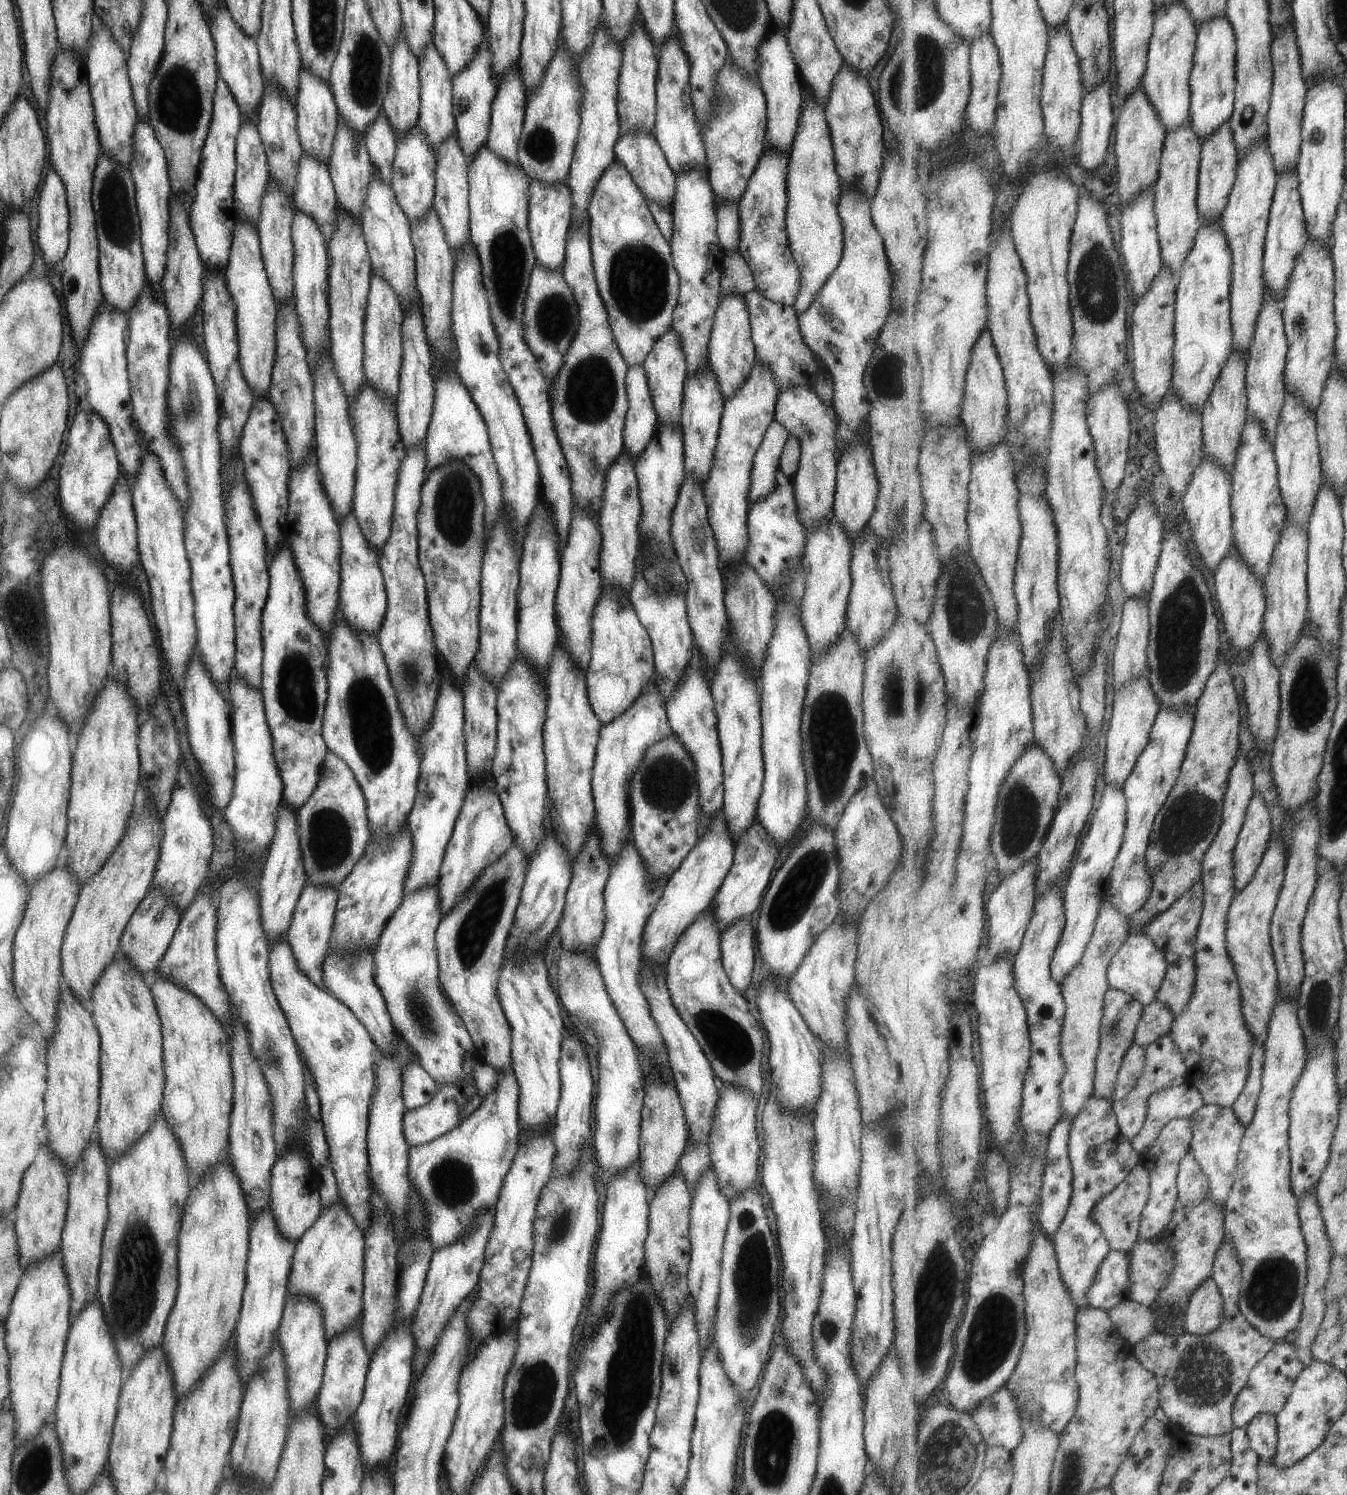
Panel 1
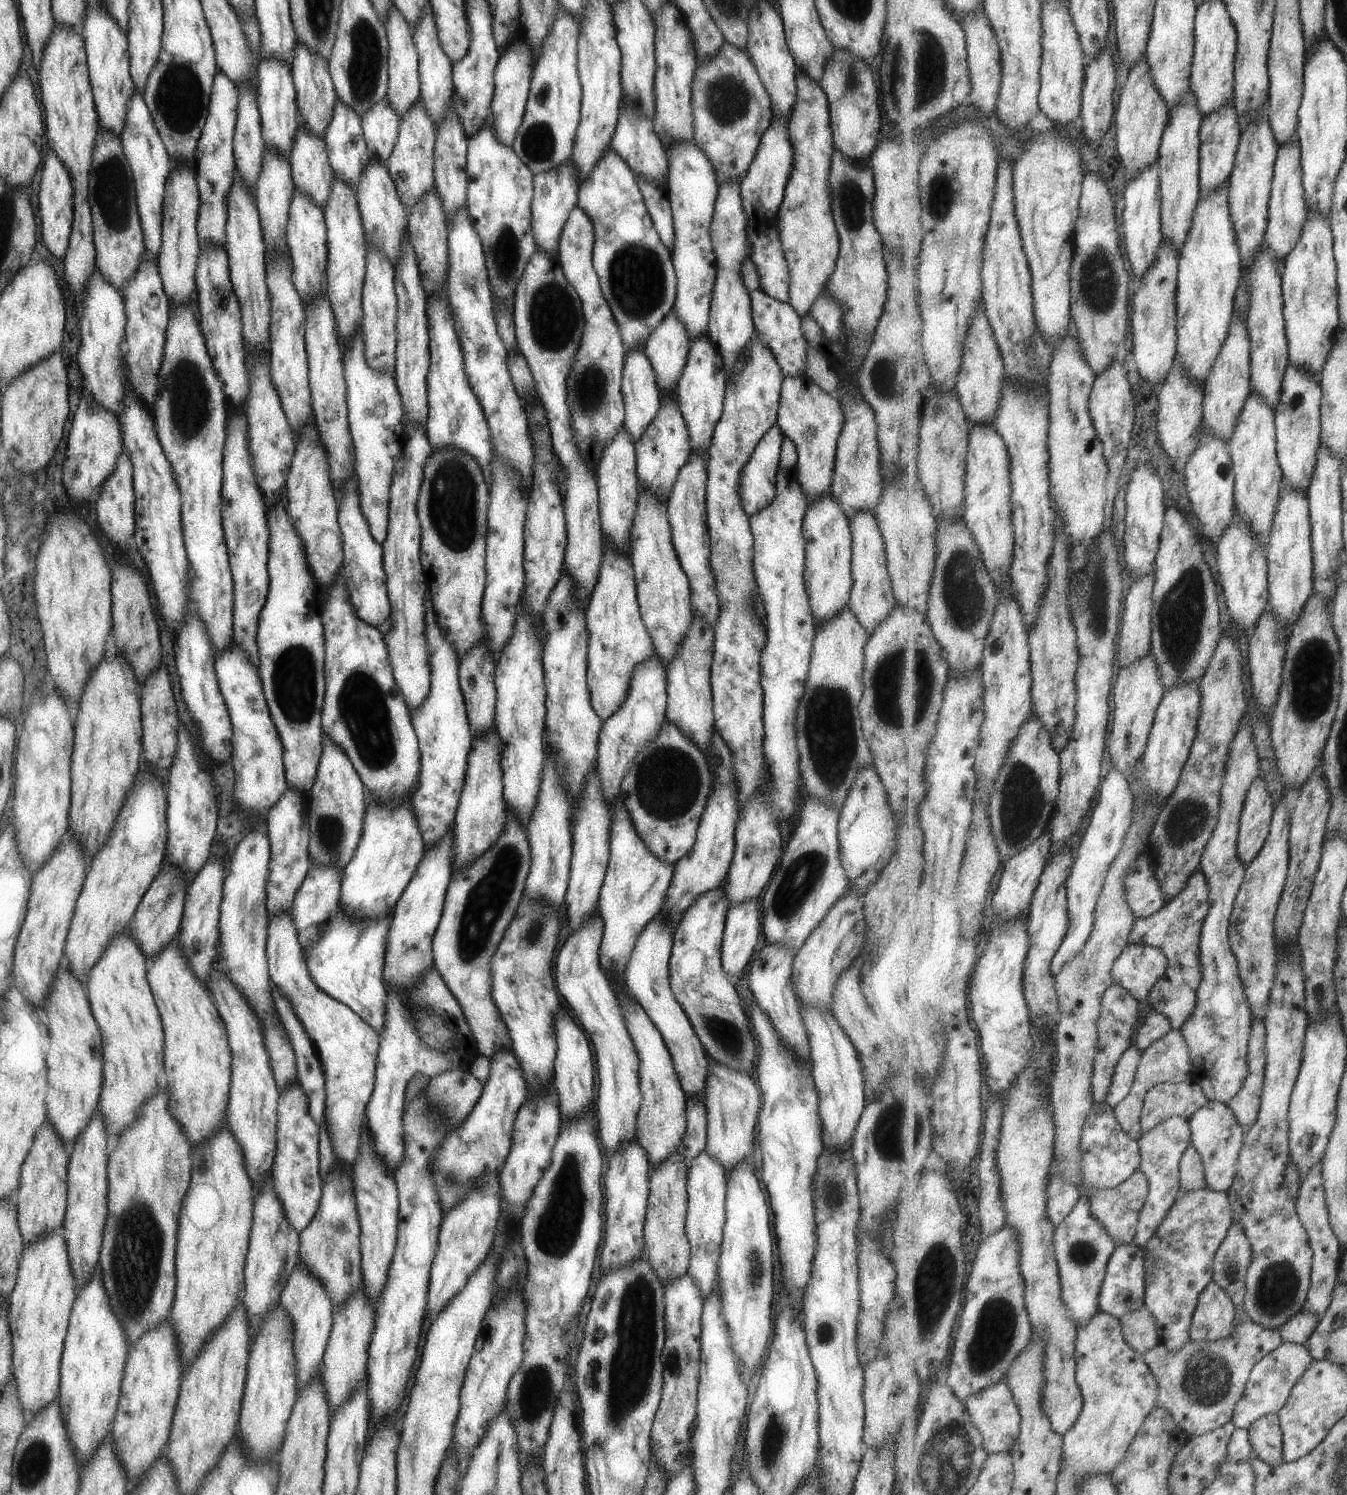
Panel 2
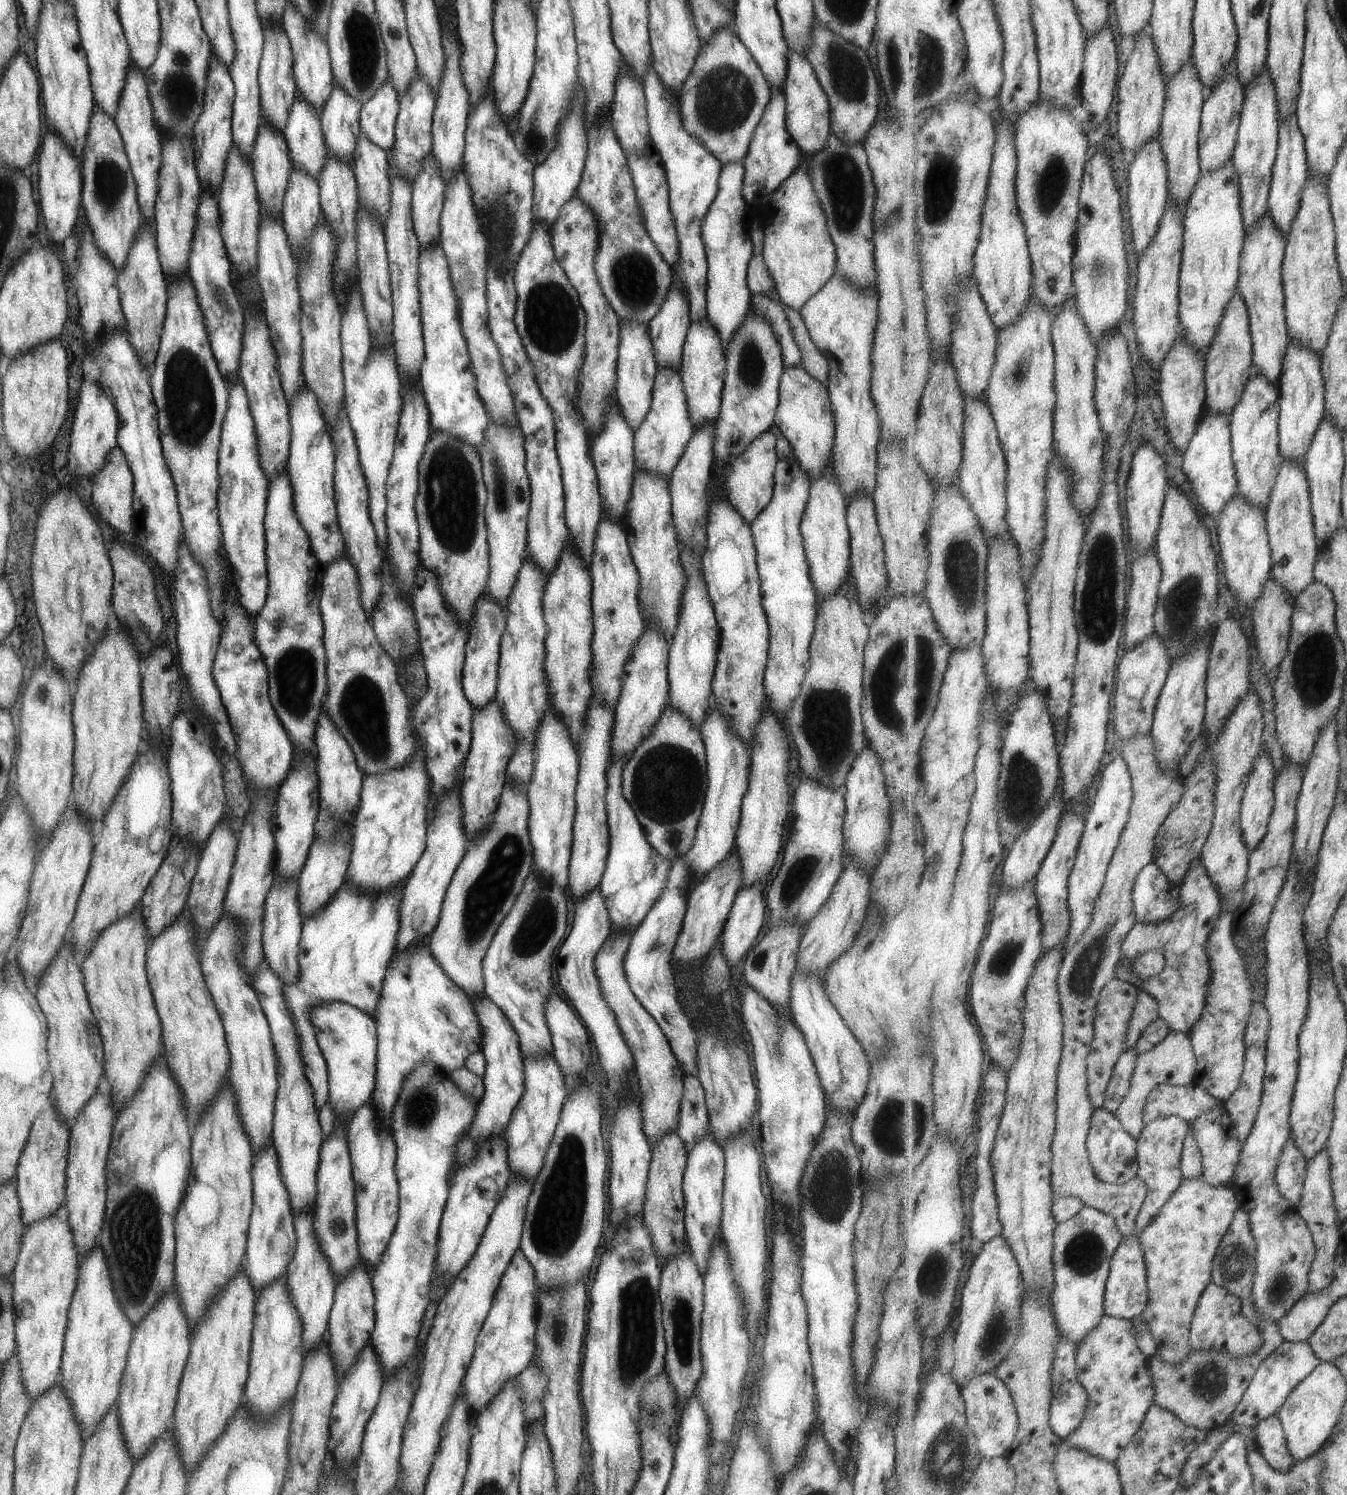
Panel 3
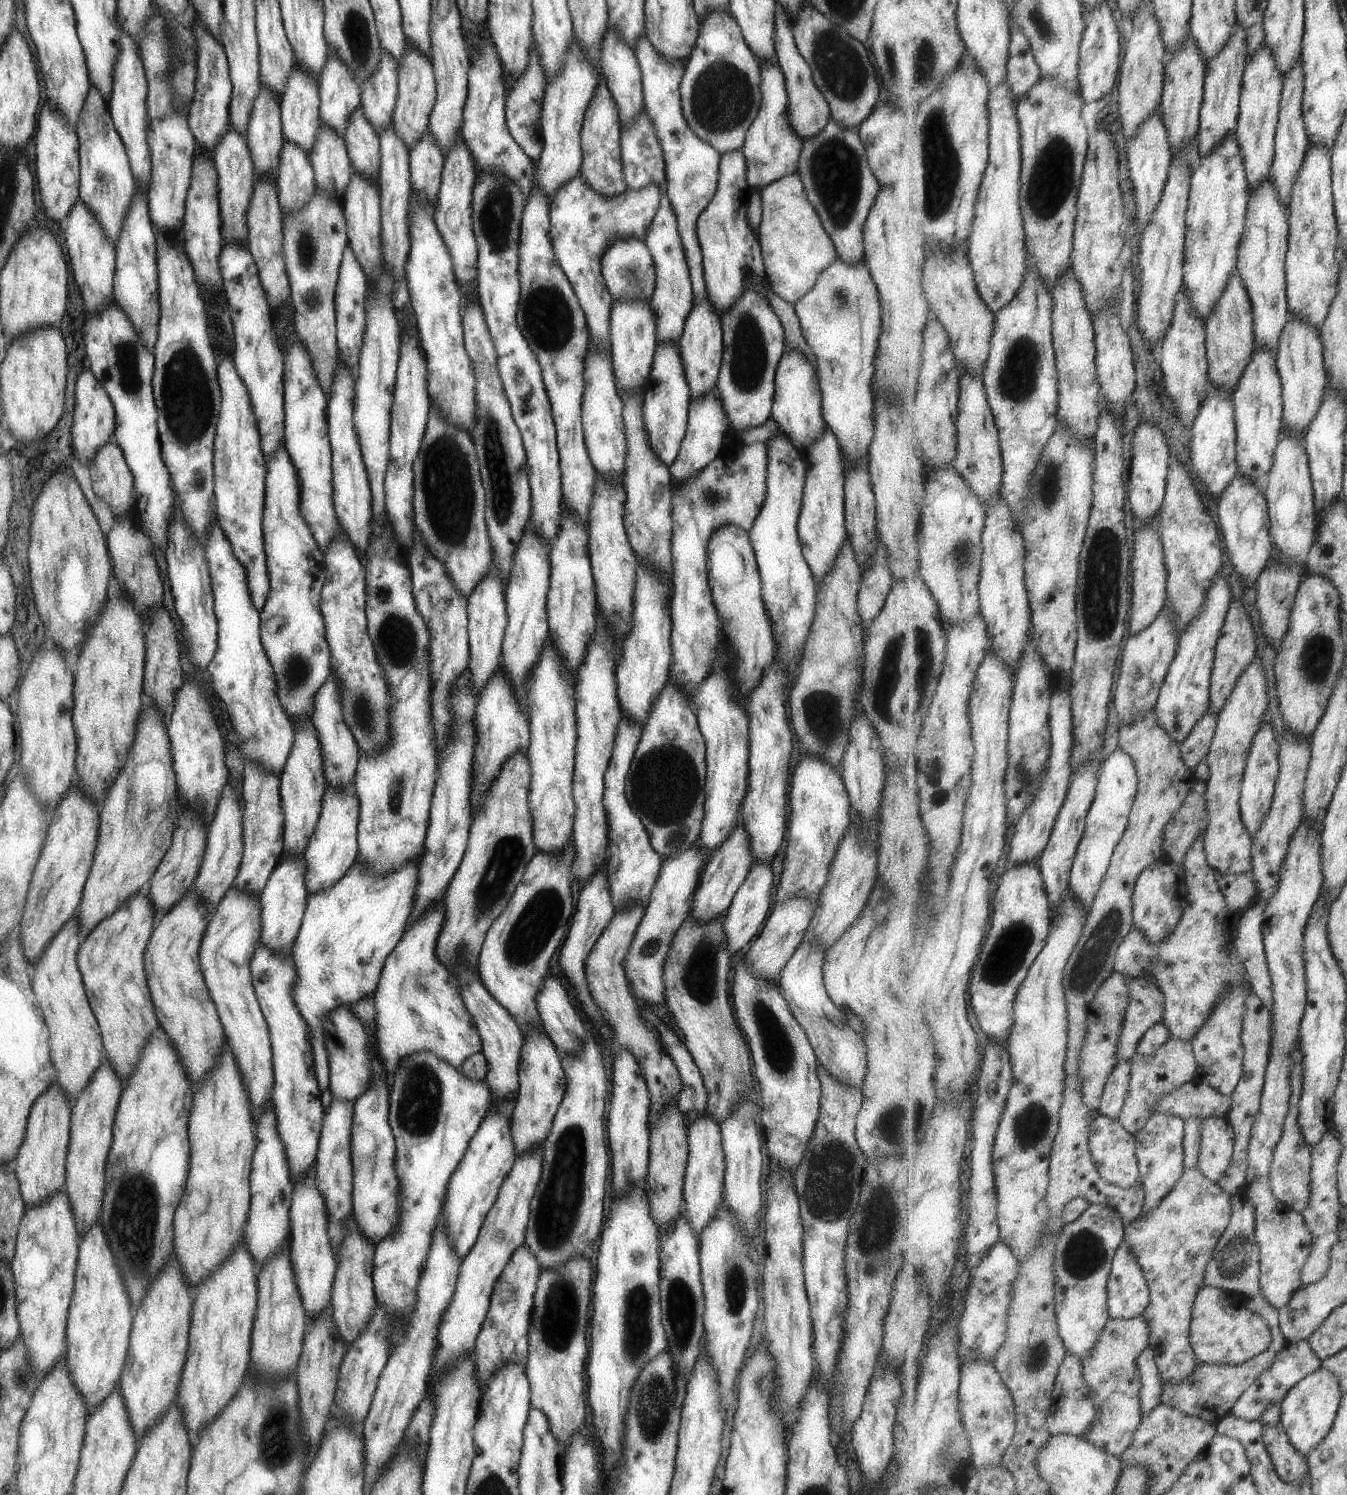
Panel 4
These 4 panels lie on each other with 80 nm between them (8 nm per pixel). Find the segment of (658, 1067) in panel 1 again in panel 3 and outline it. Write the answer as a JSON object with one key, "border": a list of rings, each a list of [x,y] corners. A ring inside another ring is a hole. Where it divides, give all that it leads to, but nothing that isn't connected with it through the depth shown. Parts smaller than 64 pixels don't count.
{"border":[[[629,757],[611,759],[606,770],[606,825],[608,828],[608,853],[605,870],[597,888],[608,912],[611,931],[635,930],[647,912],[659,898],[670,867],[670,860],[656,854],[643,837],[635,813],[623,798],[621,771]]]}

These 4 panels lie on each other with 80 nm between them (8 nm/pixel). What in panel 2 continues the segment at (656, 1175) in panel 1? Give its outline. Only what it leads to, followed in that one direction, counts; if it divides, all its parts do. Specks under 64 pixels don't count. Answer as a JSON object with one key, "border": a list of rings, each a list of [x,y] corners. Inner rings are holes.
{"border":[[[616,983],[609,984],[611,984],[613,994],[620,1004],[624,1025],[639,1057],[638,1087],[641,1093],[641,1102],[636,1114],[634,1136],[638,1145],[642,1146],[647,1153],[651,1170],[651,1168],[662,1163],[672,1151],[678,1150],[681,1135],[686,1127],[686,1094],[680,1087],[670,1054],[665,1048],[665,1043],[655,1025],[647,1018],[645,1011],[635,1000],[627,997],[625,992],[621,993],[618,990],[619,985]]]}

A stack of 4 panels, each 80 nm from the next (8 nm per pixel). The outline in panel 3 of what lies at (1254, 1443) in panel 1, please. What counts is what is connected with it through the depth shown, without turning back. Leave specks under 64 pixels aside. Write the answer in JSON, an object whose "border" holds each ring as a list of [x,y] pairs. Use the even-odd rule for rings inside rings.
{"border":[[[1278,1415],[1259,1421],[1254,1427],[1254,1435],[1261,1454],[1275,1470],[1283,1471],[1285,1474],[1299,1467],[1297,1460],[1291,1456],[1286,1434]]]}

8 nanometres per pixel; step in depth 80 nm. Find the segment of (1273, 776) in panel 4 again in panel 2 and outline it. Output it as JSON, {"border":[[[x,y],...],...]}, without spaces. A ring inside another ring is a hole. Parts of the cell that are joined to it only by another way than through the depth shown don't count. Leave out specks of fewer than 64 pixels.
{"border":[[[1261,778],[1257,779],[1251,785],[1240,822],[1238,854],[1246,868],[1266,845],[1275,805],[1271,794],[1267,792],[1265,782]]]}

